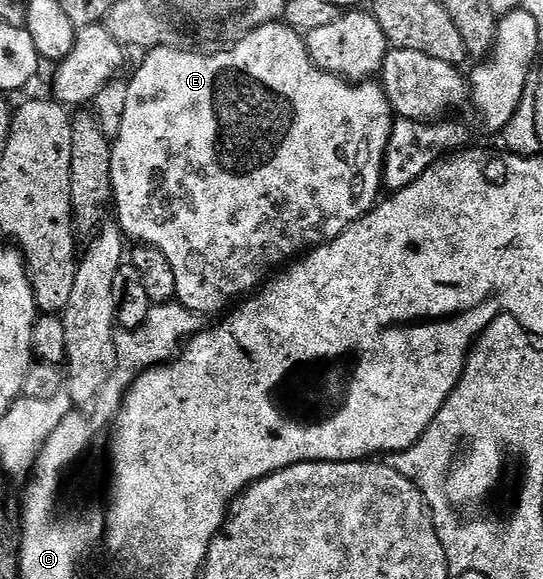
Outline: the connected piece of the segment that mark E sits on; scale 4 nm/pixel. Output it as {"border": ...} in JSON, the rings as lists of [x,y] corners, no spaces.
{"border":[[[279,20],[258,27],[230,48],[215,50],[210,54],[200,54],[185,48],[152,48],[144,56],[147,57],[140,62],[139,69],[127,80],[129,99],[125,105],[125,119],[121,121],[121,134],[114,137],[111,145],[113,216],[128,241],[152,244],[161,250],[161,254],[165,254],[165,258],[169,258],[173,274],[177,274],[175,295],[178,303],[191,314],[222,313],[222,308],[234,296],[243,298],[254,293],[268,279],[272,270],[286,265],[300,254],[318,248],[320,244],[335,240],[350,224],[375,207],[381,196],[379,187],[383,184],[383,176],[390,191],[399,191],[421,178],[421,174],[425,174],[425,170],[429,170],[436,162],[460,151],[468,143],[467,128],[463,124],[396,119],[382,83],[352,82],[321,70],[313,62],[304,37]]]}

